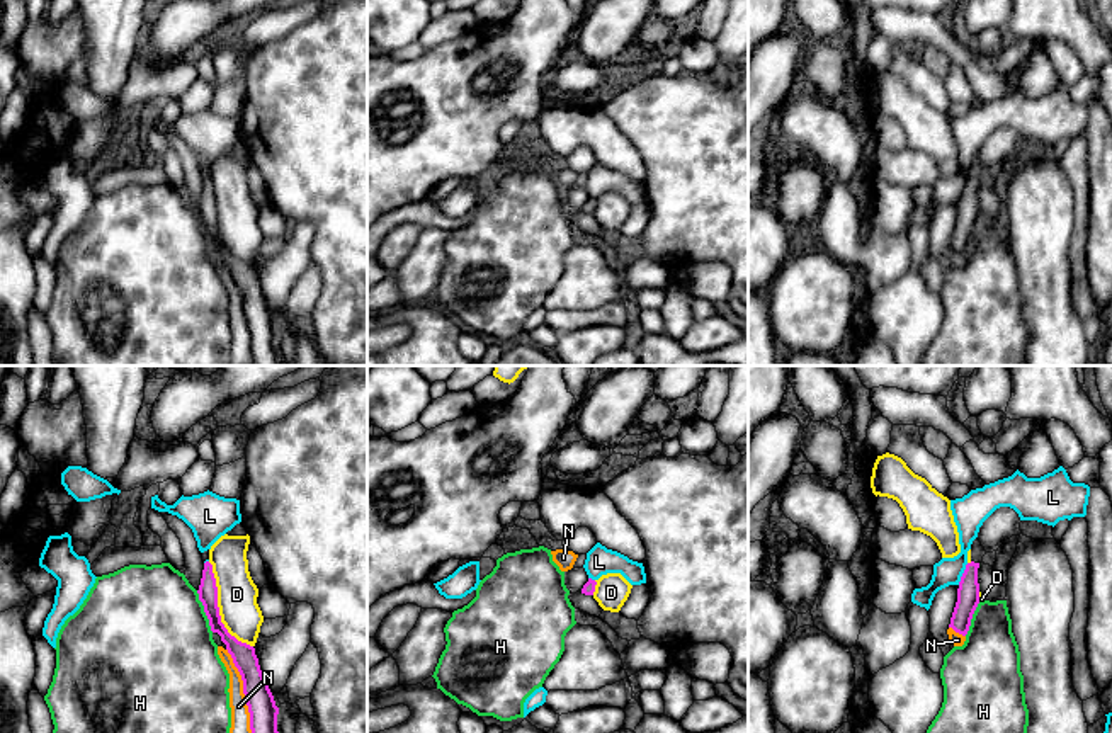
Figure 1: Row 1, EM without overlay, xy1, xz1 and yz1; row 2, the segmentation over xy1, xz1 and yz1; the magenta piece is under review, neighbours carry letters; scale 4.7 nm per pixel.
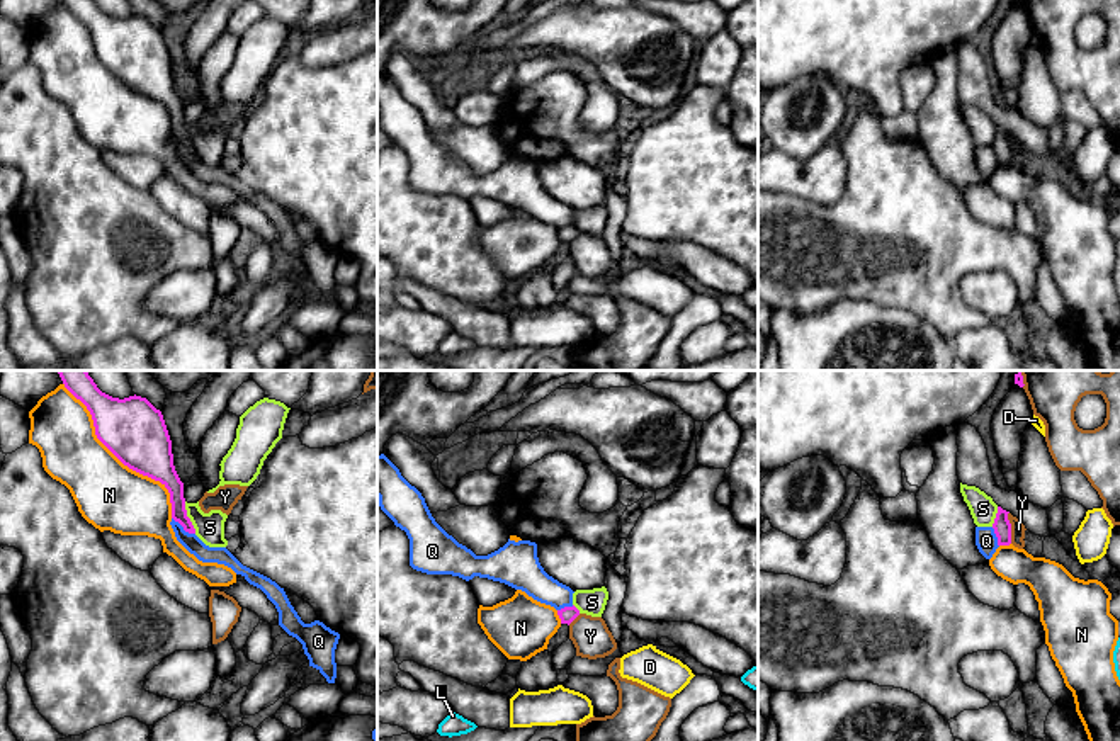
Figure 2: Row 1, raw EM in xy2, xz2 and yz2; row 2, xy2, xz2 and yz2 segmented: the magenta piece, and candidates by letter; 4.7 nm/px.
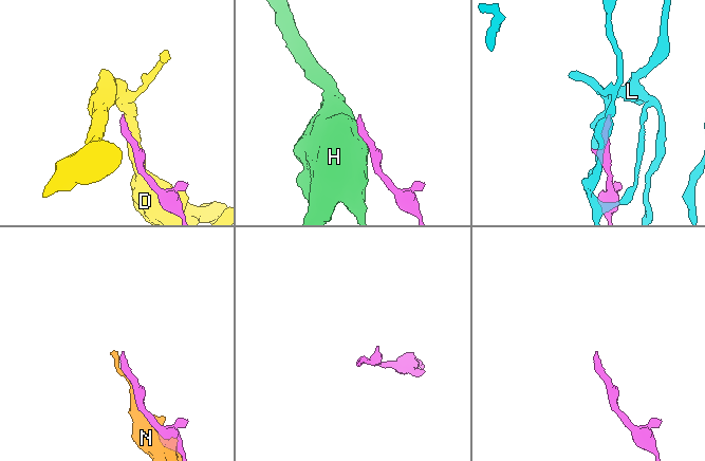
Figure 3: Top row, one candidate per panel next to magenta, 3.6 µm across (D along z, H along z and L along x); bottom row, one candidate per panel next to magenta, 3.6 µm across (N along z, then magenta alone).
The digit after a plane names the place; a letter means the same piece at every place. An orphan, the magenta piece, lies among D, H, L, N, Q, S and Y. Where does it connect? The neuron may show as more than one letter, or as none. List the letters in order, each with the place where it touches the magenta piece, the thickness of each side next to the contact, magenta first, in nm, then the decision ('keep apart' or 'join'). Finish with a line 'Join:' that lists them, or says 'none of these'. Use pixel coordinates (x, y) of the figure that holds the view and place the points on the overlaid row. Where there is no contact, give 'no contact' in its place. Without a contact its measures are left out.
D: xy1 (218, 609) | 110/190 nm | keep apart
H: xy1 (204, 611) | 100/500 nm | keep apart
L: yz1 (963, 573) | 110/130 nm | keep apart
N: xy2 (119, 459) | 300/320 nm | keep apart
Q: xy2 (184, 529) | 80/80 nm | keep apart
S: xy2 (187, 517) | 110/140 nm | keep apart
Y: yz2 (1010, 527) | 90/70 nm | keep apart
Join: none of these

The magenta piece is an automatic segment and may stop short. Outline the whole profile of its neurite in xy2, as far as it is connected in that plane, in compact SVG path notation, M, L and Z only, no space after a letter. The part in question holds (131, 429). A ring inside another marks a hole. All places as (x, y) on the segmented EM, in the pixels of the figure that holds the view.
M56 370L65 387L92 415L97 438L129 469L160 481L170 493L172 518L195 534L187 517L184 483L172 454L172 440L160 410L146 398L124 399L102 393L87 370Z

